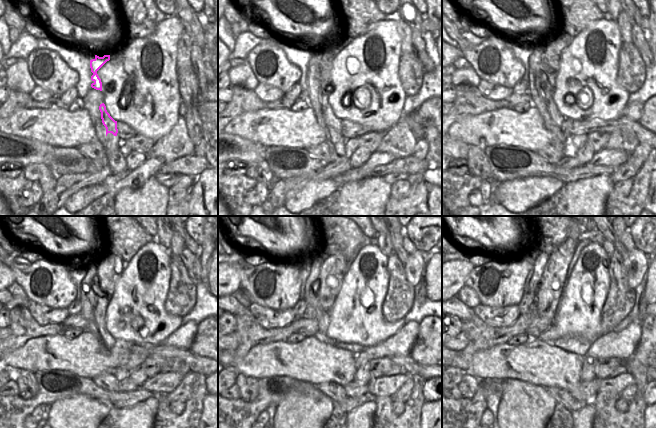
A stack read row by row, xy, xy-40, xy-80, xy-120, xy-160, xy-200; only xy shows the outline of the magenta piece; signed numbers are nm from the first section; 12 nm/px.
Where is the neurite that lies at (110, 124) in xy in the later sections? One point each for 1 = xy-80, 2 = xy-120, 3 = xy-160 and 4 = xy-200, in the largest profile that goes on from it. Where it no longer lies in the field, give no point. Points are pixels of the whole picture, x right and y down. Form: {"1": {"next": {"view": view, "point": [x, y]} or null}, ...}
{"1": {"next": {"view": "xy-80", "point": [553, 49]}}, "2": {"next": {"view": "xy-120", "point": [110, 267]}}, "3": {"next": {"view": "xy-160", "point": [333, 269]}}, "4": {"next": {"view": "xy-200", "point": [550, 288]}}}

